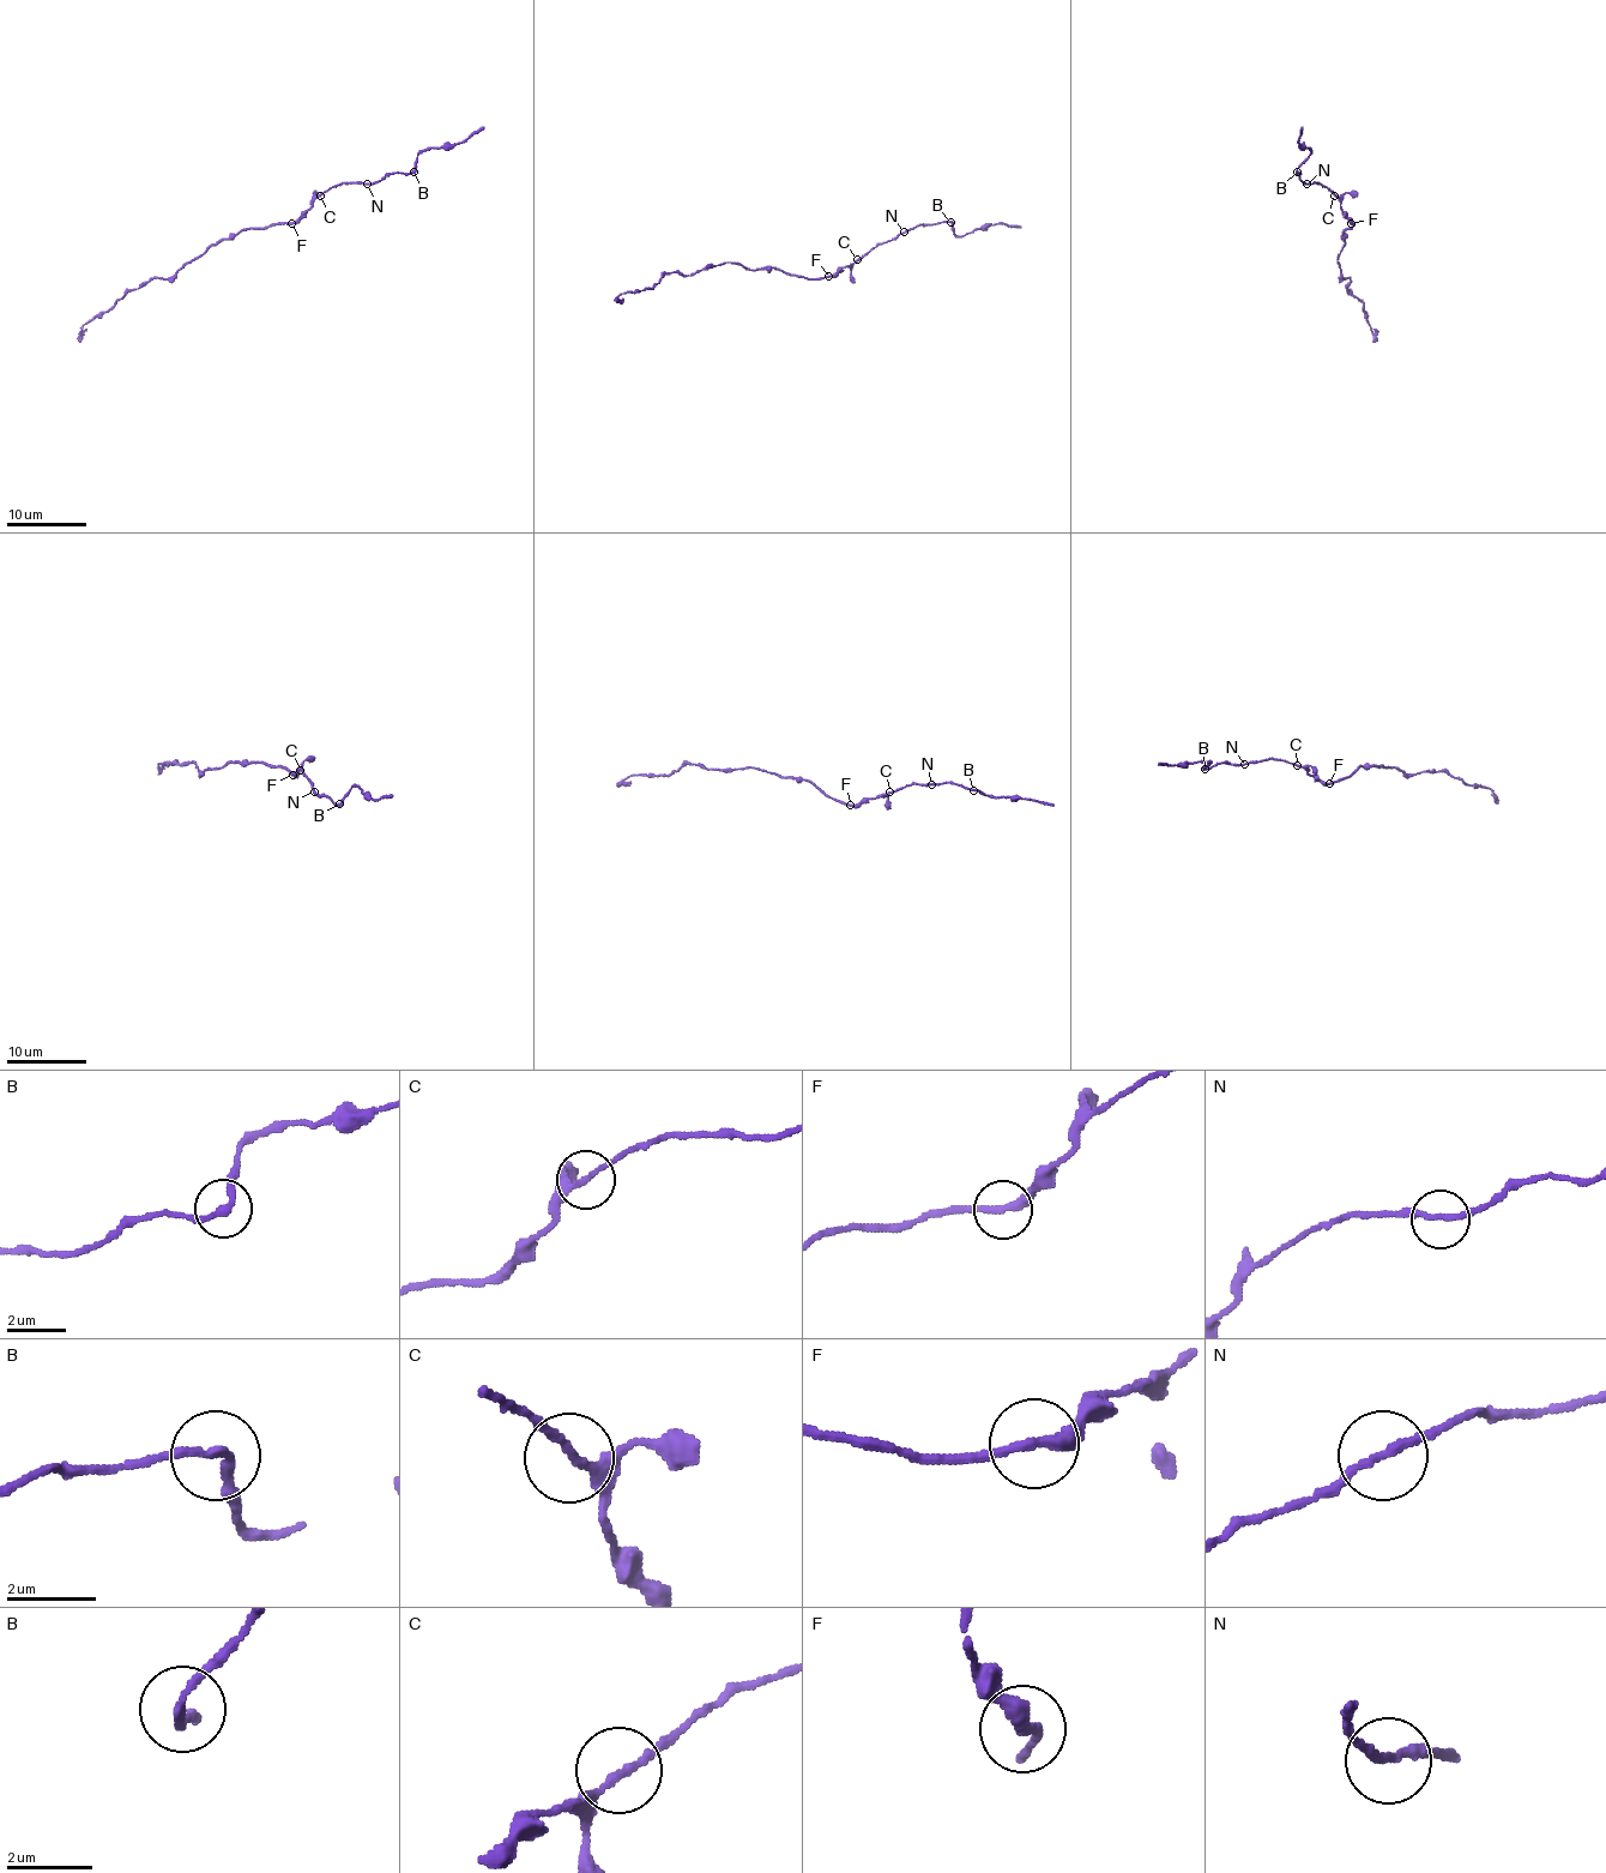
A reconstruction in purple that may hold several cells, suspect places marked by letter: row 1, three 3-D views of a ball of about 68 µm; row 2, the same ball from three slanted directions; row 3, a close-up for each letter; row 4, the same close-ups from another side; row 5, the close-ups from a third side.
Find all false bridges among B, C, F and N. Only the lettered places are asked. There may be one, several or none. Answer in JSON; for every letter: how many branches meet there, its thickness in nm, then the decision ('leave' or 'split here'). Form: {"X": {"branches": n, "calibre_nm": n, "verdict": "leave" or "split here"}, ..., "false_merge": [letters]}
{"B": {"branches": 2, "calibre_nm": 190, "verdict": "leave"}, "C": {"branches": 2, "calibre_nm": 170, "verdict": "leave"}, "F": {"branches": 2, "calibre_nm": 280, "verdict": "split here"}, "N": {"branches": 2, "calibre_nm": 180, "verdict": "leave"}, "false_merge": ["F"]}

